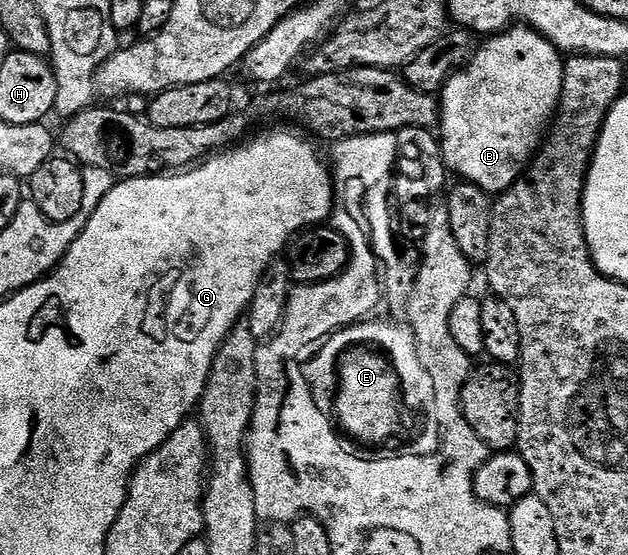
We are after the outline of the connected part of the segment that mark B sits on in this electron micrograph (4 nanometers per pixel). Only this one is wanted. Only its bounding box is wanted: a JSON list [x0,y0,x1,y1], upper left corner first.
[440,24,564,196]

